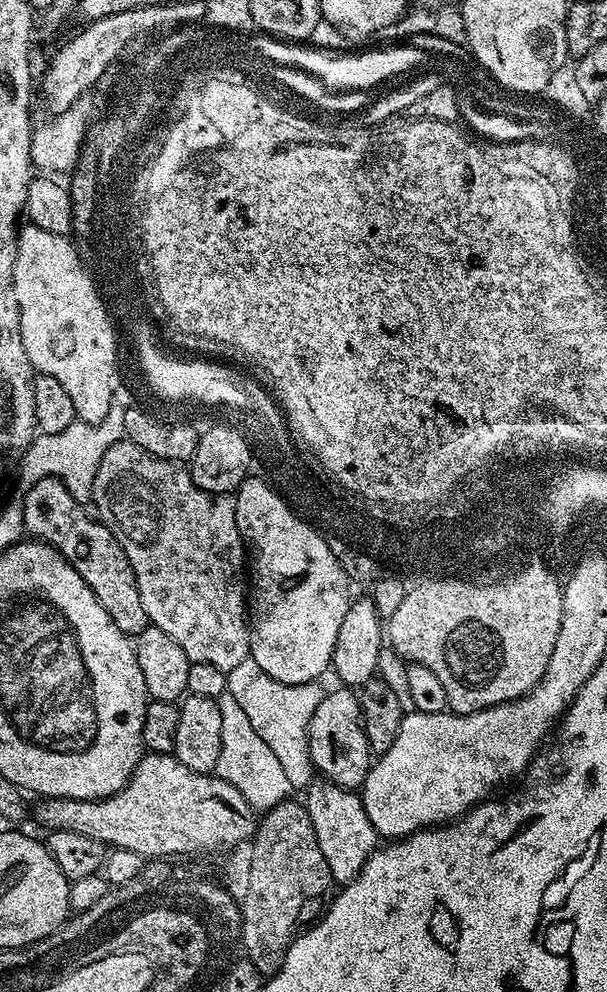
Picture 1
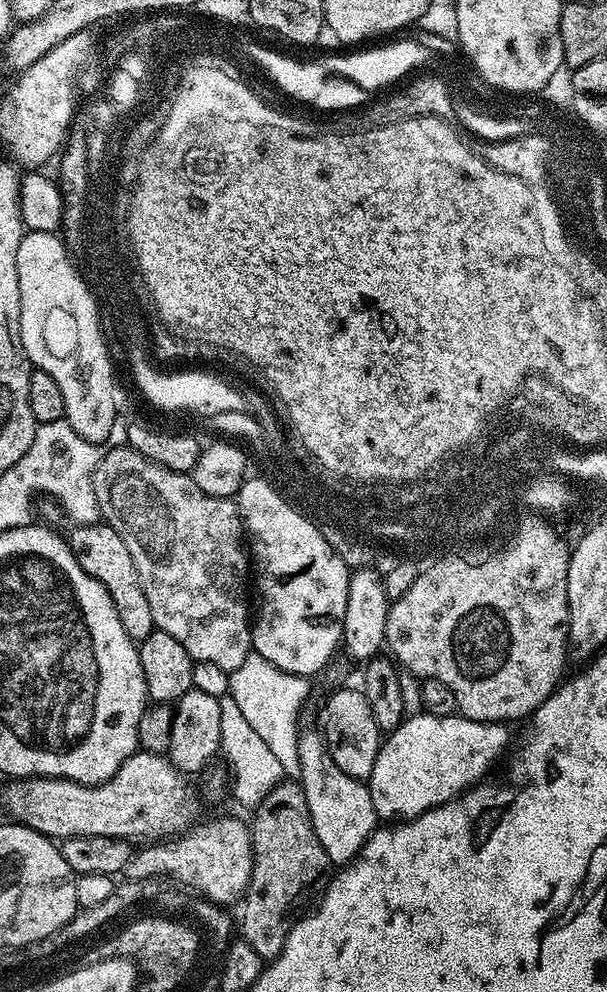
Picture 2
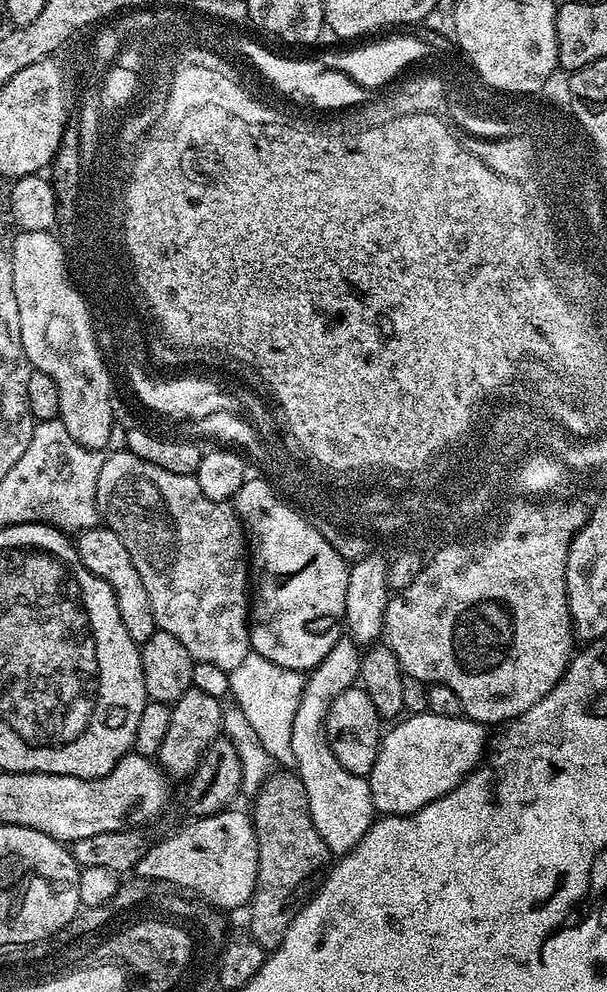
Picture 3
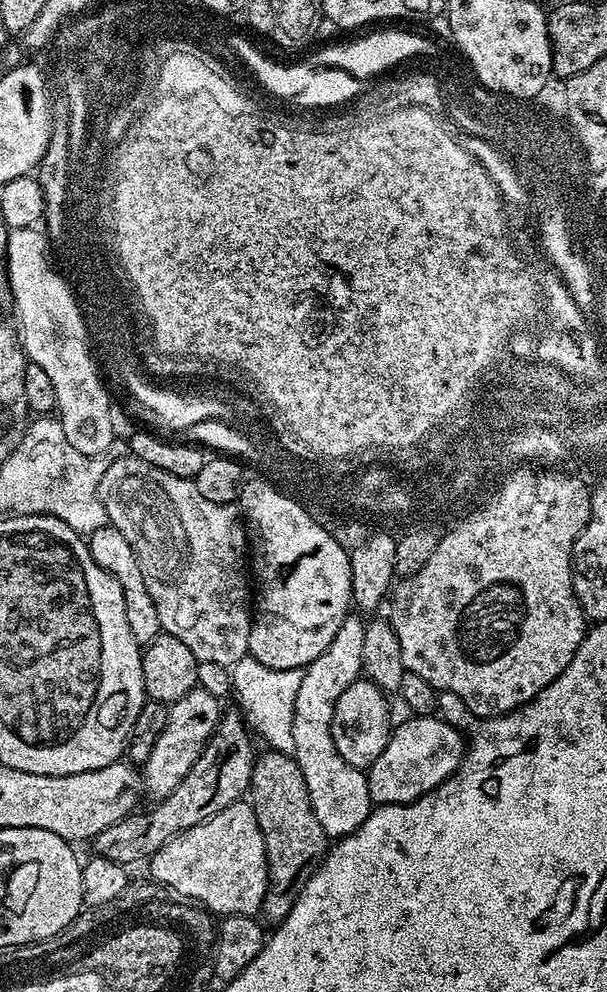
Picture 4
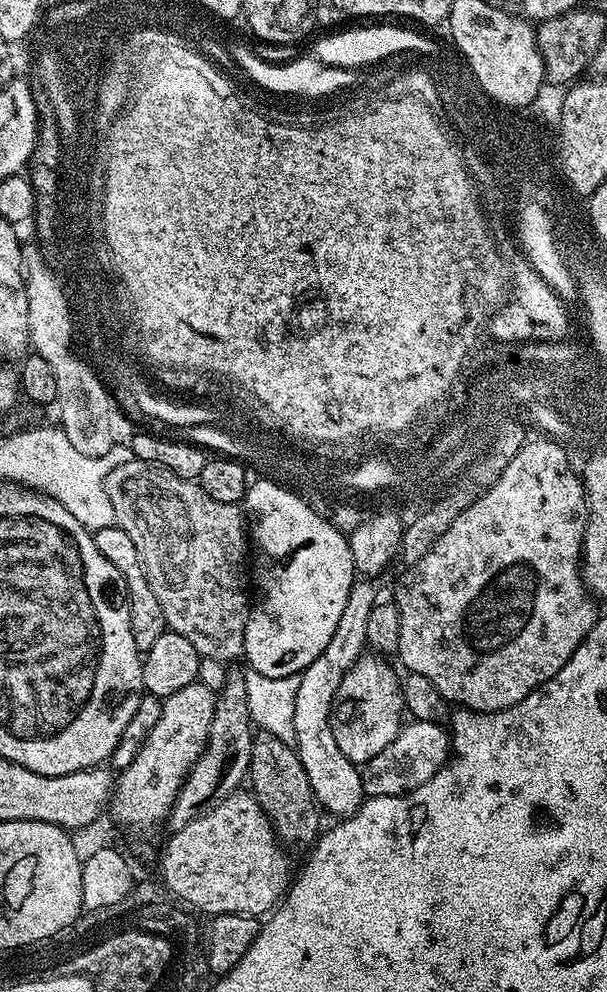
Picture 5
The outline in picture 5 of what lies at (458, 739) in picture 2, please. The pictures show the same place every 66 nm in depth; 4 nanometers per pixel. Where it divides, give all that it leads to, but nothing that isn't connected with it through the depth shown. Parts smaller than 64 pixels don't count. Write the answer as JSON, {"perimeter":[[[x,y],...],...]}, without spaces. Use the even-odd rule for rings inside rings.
{"perimeter":[[[421,720],[405,723],[394,738],[394,742],[390,742],[390,746],[382,750],[382,754],[374,754],[374,758],[363,764],[360,777],[365,797],[406,794],[422,786],[422,782],[430,782],[430,778],[438,774],[438,770],[448,760],[449,755],[450,736],[441,725]]]}

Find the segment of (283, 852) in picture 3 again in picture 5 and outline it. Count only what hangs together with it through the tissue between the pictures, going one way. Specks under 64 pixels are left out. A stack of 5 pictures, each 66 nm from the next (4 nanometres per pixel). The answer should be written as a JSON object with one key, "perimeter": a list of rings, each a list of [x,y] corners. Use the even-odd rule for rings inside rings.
{"perimeter":[[[263,730],[257,731],[252,738],[250,750],[250,791],[262,806],[272,829],[285,845],[305,844],[311,846],[321,835],[321,809],[316,803],[316,795],[312,793],[310,778],[306,778],[306,770],[302,766],[300,756],[292,744],[282,742],[274,734]]]}

